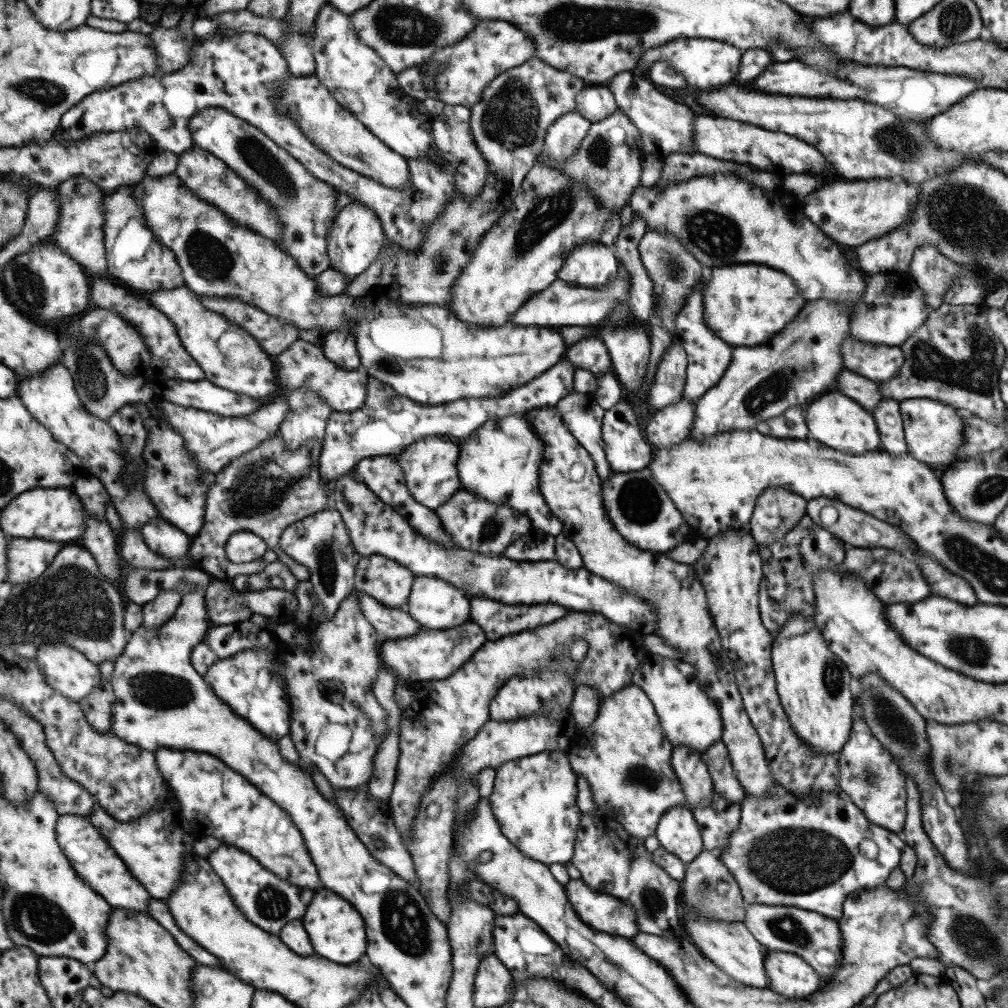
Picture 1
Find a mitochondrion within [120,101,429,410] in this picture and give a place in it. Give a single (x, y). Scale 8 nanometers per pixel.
(254, 153)

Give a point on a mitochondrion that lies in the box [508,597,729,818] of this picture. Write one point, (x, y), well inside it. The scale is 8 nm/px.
(644, 777)

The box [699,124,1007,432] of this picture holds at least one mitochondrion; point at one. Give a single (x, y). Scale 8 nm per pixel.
(928, 363)

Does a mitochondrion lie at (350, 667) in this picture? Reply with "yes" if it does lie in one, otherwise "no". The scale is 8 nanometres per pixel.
no

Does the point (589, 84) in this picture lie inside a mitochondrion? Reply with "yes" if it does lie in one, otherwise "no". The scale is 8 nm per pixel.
no

